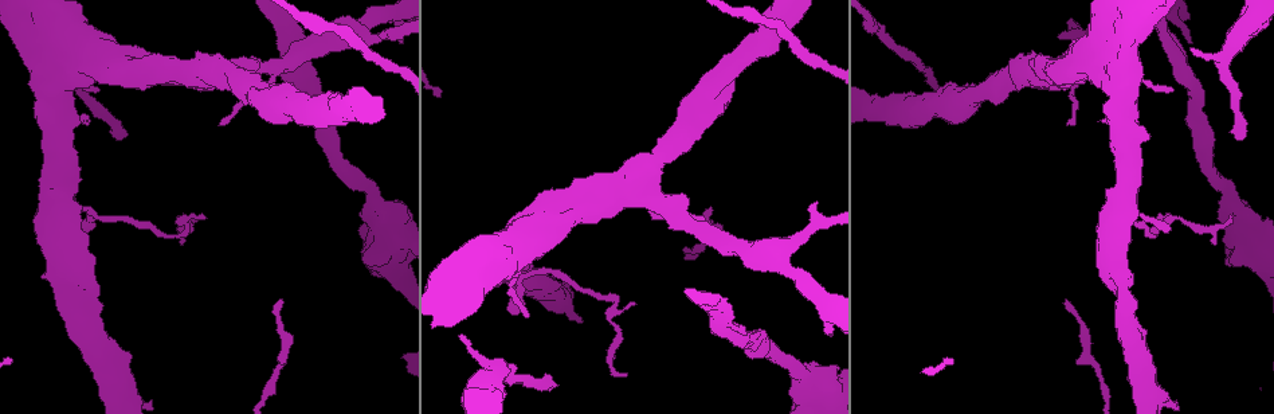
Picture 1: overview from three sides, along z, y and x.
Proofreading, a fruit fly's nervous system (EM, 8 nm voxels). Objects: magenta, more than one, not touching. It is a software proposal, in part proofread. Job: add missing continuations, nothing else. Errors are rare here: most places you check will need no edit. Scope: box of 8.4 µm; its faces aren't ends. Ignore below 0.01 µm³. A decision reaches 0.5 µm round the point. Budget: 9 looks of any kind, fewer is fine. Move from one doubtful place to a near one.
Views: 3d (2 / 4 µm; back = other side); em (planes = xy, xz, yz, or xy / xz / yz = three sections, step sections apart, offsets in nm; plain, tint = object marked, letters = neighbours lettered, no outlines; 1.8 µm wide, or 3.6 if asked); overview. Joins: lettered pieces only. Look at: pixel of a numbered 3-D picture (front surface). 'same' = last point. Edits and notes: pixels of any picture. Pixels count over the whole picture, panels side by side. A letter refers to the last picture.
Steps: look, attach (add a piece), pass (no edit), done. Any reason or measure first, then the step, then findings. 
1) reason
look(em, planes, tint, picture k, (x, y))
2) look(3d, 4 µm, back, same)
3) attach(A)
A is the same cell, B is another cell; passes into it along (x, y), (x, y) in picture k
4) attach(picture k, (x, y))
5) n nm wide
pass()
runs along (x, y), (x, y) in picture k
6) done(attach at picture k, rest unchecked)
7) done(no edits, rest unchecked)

free end
look(em, planes, letters, picture 1, (1230, 216))

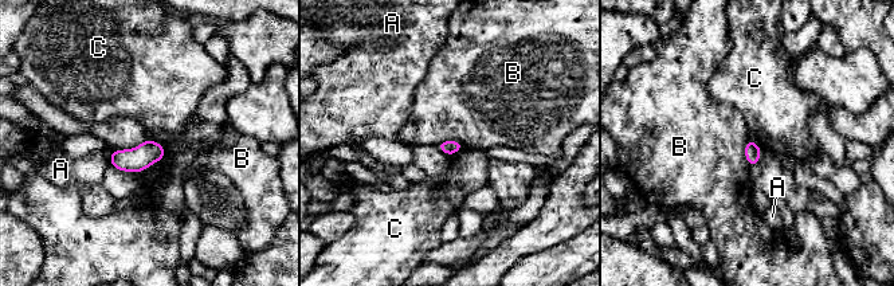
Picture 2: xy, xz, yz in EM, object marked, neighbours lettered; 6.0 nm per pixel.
80 nm wide
pass()
A, B and C are other cells; border along (146, 137), (163, 147) in picture 2; no lettered piece goes on from it

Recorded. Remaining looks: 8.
tapers out
look(3d, 4 µm, picture 1, (283, 302))

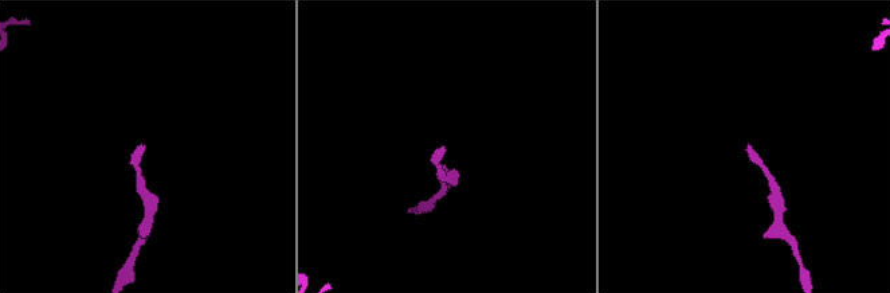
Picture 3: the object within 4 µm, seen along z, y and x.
need the tissue
look(em, planes, letters, picture 3, (751, 146))

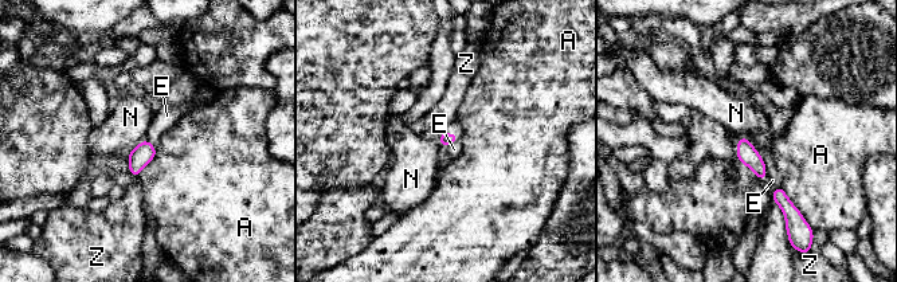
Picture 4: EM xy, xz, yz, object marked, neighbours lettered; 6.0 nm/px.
pass()
A, E, N and Z are other cells; border along (747, 138), (764, 163), (763, 181) in picture 4; no lettered piece goes on from it

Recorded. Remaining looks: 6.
branch stops here
look(em, planes, letters, picture 1, (555, 384))

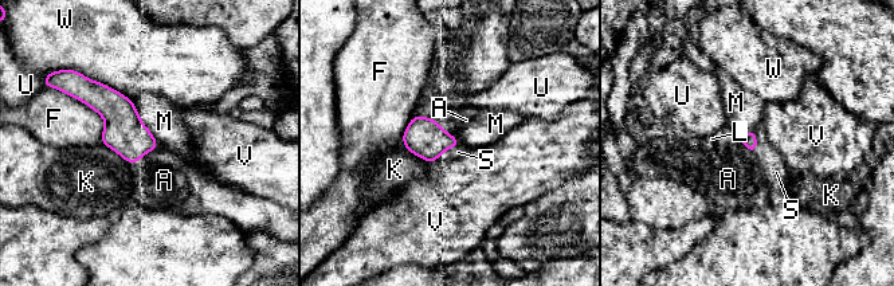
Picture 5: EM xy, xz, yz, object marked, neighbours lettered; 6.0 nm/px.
attach(S)
S is the same cell, A, F, K, L, M, U, V and W are other cells; the neuron continues

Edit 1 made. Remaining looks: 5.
look(overview)

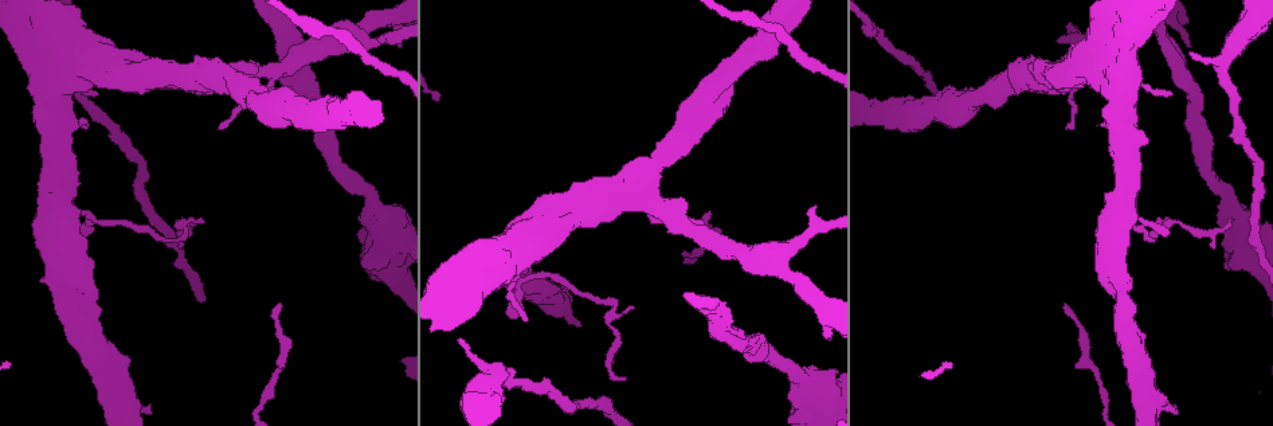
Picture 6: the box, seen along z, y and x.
thin neck
look(em, planes, letters, picture 6, (660, 165))

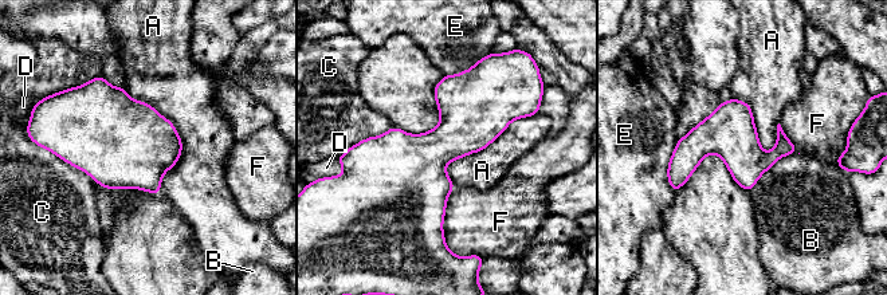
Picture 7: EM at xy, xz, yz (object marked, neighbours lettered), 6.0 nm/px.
300 nm wide
pass()
A, B, C, D, E and F are other cells; border along (122, 87), (181, 140), (161, 192) in picture 7; none of them fits

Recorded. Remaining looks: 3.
done(attach at picture 5, rest unchecked)

